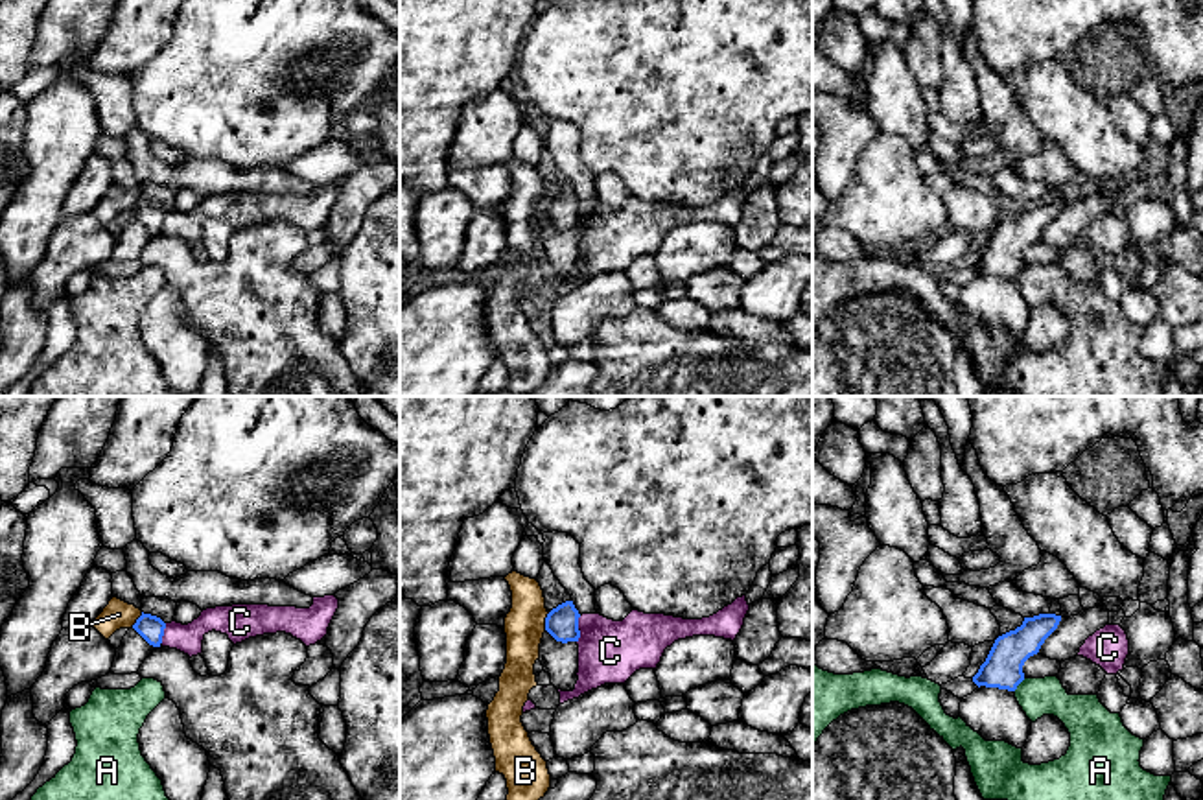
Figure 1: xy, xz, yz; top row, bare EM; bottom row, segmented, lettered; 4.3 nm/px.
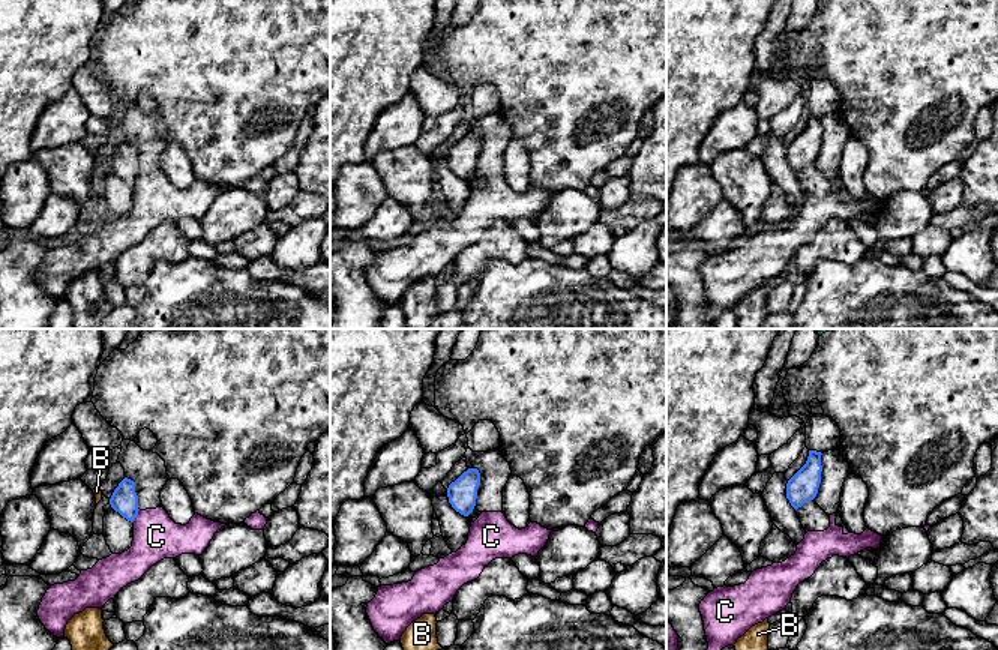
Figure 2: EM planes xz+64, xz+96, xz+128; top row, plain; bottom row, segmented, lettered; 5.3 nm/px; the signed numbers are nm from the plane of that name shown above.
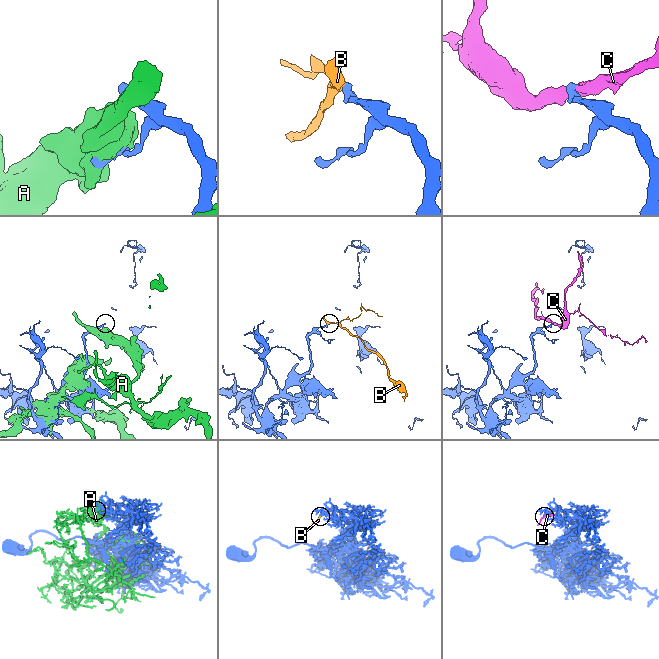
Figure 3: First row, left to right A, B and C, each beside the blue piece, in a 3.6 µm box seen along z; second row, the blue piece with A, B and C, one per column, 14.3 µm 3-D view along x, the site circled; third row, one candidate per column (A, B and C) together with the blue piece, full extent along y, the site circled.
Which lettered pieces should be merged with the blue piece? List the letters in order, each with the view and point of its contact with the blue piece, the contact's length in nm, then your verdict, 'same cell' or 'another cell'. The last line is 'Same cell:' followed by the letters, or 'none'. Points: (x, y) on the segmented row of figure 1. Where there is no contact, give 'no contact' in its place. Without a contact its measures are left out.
A: yz (1017, 684) | 80 nm | another cell
B: xz (546, 622) | 80 nm | another cell
C: xz (577, 629) | 120 nm | another cell
Same cell: none

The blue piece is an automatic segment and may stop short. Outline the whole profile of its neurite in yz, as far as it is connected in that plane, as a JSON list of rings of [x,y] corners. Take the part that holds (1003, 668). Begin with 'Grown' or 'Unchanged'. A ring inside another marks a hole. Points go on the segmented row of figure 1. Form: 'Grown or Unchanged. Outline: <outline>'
Unchanged. Outline: [[[1039,614],[1024,618],[1022,625],[999,636],[973,682],[980,688],[1015,691],[1024,680],[1024,662],[1037,654],[1045,640],[1057,629],[1061,616]]]

